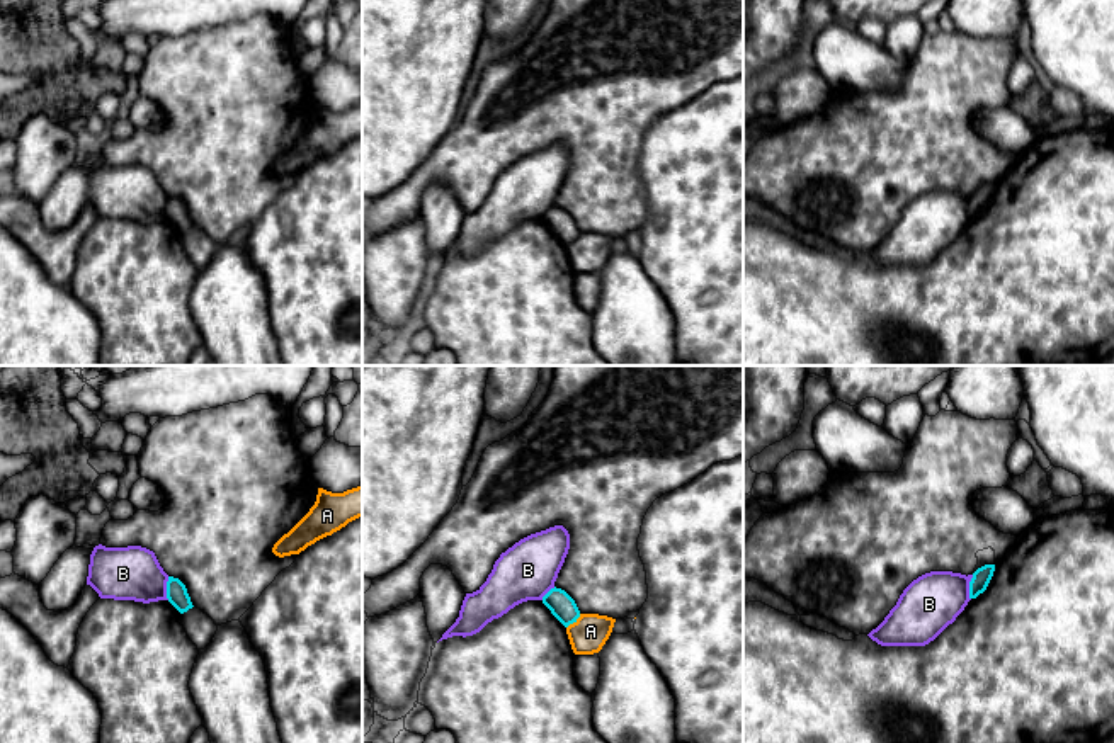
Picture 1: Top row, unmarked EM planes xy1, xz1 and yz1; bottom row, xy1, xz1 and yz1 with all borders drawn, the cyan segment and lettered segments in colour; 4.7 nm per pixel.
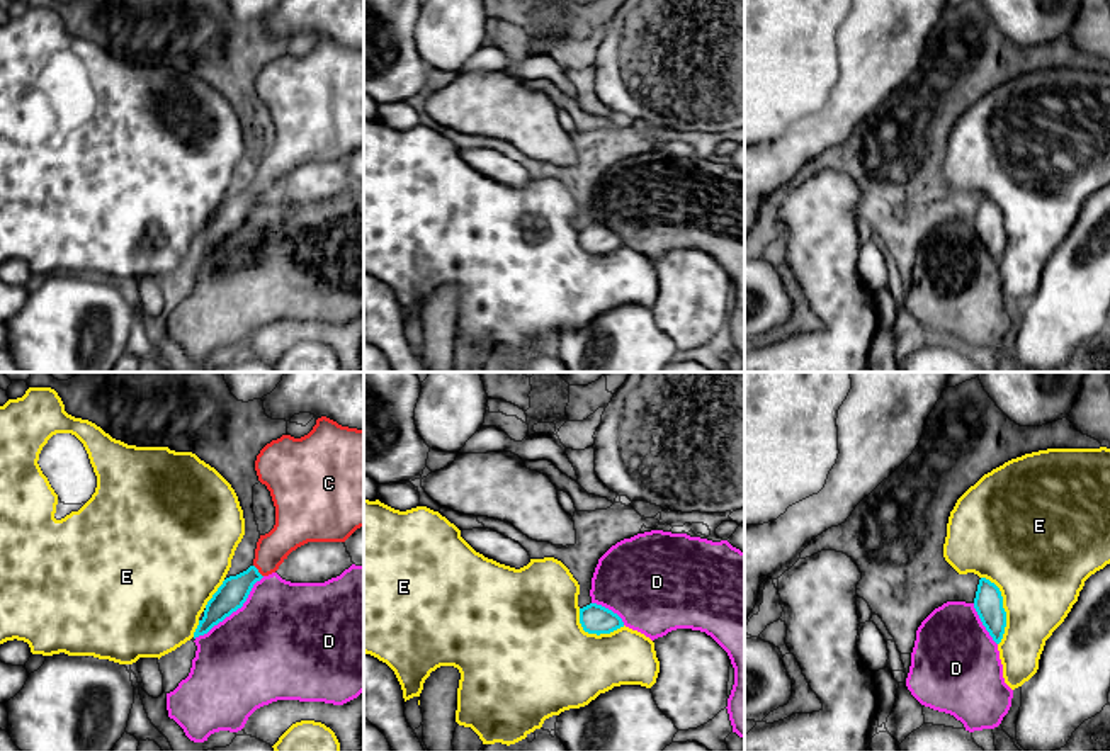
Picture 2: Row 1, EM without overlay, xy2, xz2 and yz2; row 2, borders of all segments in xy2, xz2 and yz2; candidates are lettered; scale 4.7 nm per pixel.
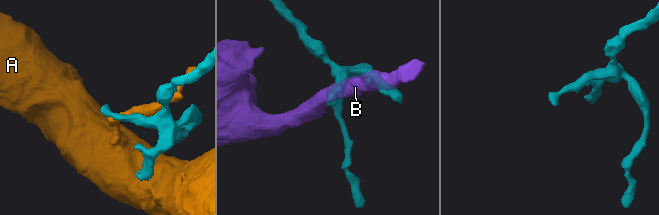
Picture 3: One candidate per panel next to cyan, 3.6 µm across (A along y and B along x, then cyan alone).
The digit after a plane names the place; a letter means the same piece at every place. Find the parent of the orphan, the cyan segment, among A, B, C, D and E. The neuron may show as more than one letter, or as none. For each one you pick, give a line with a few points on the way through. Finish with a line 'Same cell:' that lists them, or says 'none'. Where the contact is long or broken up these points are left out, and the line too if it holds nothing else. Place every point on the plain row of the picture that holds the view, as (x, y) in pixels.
C: Path across: xy2 (233, 211), (257, 191), (291, 150)
Same cell: C

